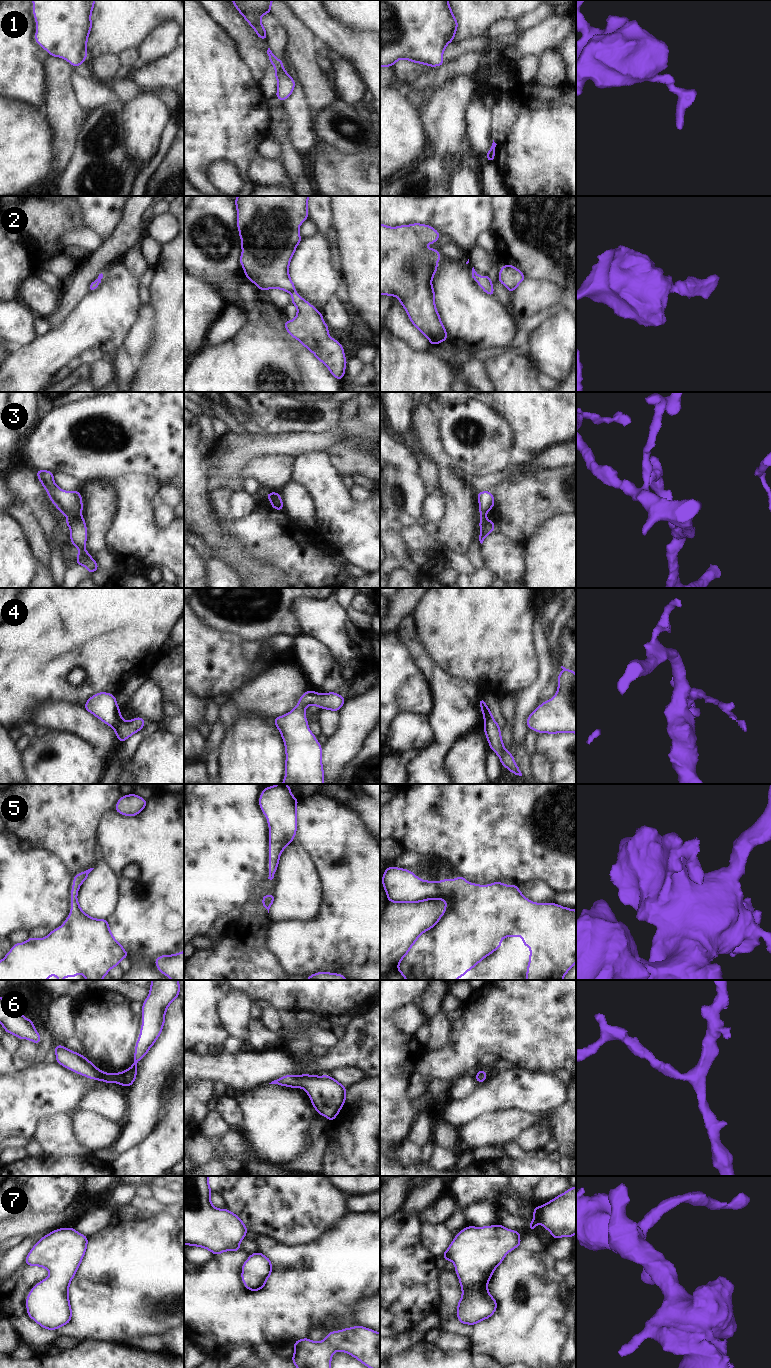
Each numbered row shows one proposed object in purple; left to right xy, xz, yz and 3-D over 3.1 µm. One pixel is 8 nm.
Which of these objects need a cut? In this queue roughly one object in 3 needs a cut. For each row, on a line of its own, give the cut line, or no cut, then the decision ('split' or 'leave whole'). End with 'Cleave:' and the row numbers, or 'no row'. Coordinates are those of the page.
1: no cut | leave whole
2: no cut | leave whole
3: xy (80, 515), (69, 517) | split
4: no cut | leave whole
5: no cut | leave whole
6: no cut | leave whole
7: no cut | leave whole
Cleave: 3

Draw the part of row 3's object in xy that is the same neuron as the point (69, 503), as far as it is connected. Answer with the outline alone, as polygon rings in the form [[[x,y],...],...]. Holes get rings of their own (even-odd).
[[[36,470],[37,477],[44,490],[48,492],[48,498],[56,508],[67,517],[81,516],[83,510],[80,491],[63,491],[54,482],[54,473],[47,470]]]

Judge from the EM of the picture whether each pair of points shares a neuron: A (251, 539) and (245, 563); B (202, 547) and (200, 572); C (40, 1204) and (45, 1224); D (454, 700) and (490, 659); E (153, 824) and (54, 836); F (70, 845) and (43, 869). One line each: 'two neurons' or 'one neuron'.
A: two neurons
B: two neurons
C: two neurons
D: two neurons
E: two neurons
F: two neurons

